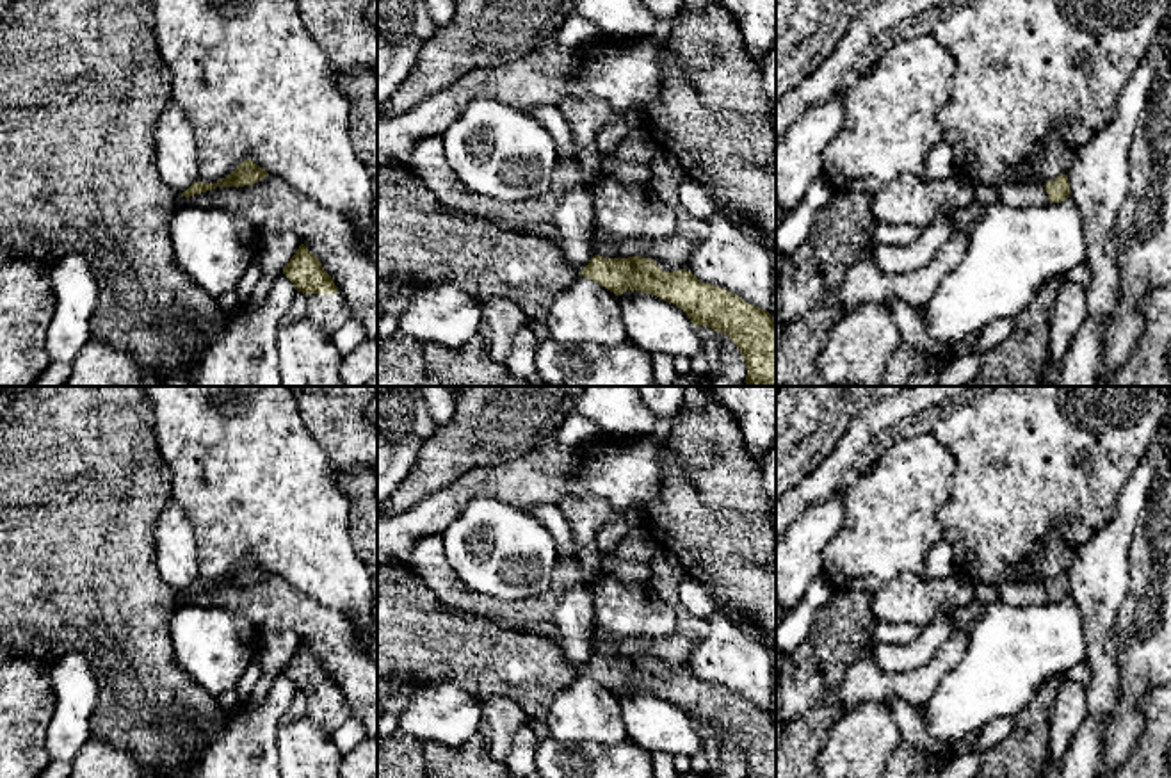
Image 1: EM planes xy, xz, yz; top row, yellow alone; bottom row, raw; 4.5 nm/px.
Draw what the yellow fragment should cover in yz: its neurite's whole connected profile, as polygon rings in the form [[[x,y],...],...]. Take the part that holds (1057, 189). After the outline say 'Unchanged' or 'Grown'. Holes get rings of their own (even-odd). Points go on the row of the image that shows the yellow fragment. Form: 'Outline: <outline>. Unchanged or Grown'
Outline: [[[1061,174],[1054,178],[1052,182],[1045,183],[1043,187],[1048,194],[1050,203],[1061,203],[1070,198],[1068,174]]]. Unchanged

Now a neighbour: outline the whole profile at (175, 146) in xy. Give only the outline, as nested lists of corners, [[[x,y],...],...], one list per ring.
[[[173,100],[160,110],[155,126],[158,174],[176,192],[198,182],[198,144],[187,112]]]

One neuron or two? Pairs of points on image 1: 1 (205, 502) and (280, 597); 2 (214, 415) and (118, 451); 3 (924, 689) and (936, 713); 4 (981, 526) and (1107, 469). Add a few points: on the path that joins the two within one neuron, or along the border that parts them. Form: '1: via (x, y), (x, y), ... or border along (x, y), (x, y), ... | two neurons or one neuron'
1: border along (269, 572), (306, 593) | two neurons
2: border along (152, 405), (155, 442), (173, 476) | two neurons
3: border along (954, 666), (922, 707) | two neurons
4: via (1013, 494), (1029, 478), (1075, 478) | one neuron

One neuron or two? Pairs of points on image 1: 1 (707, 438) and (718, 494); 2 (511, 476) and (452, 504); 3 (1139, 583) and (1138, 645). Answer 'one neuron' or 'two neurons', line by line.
1: one neuron
2: one neuron
3: one neuron

